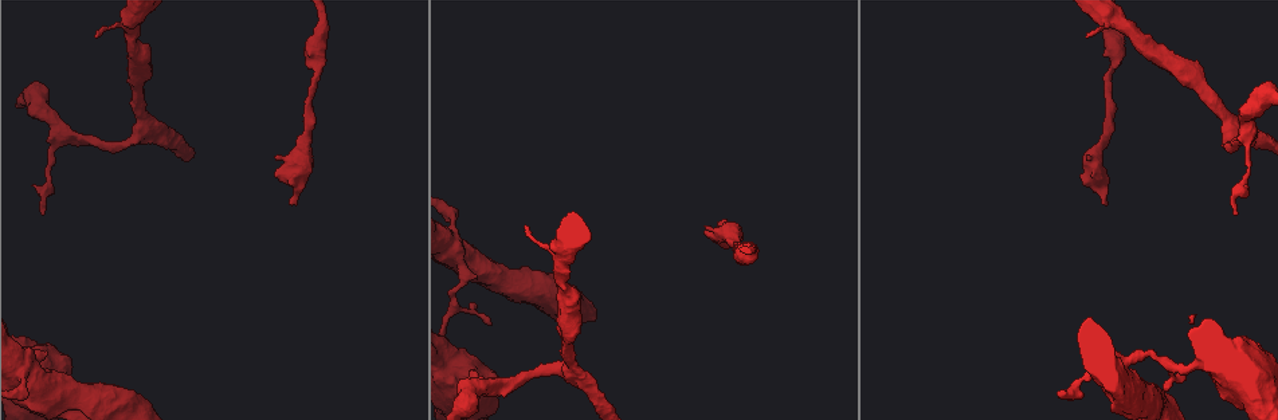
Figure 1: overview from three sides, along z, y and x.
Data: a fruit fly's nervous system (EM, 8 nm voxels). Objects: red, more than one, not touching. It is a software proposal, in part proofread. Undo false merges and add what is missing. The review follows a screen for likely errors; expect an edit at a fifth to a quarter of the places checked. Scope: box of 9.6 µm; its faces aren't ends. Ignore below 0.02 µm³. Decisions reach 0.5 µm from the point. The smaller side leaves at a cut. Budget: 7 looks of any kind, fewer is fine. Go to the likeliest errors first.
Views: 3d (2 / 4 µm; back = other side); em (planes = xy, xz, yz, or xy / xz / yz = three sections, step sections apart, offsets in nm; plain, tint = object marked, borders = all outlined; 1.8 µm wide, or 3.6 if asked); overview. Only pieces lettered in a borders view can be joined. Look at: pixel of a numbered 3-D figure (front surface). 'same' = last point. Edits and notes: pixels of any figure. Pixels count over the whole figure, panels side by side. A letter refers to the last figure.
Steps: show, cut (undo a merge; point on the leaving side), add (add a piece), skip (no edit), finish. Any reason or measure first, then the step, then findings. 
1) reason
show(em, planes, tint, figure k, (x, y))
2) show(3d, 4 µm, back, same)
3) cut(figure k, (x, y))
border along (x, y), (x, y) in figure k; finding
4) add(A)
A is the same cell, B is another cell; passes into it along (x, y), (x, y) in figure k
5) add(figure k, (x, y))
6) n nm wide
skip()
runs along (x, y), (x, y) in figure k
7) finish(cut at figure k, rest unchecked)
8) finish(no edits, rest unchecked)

free end
show(3d, 4 µm, figure 1, (291, 201))

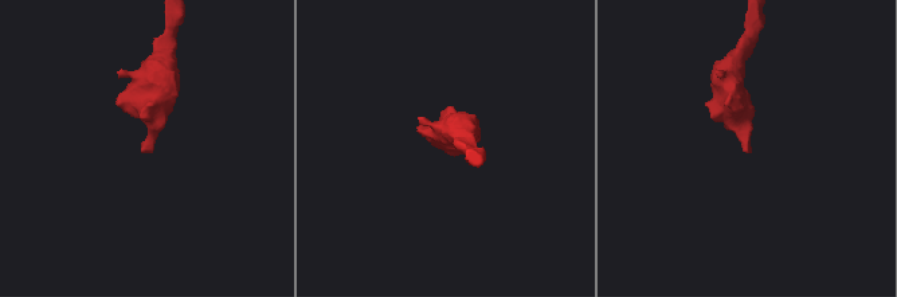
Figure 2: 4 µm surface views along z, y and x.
now the EM
show(em, xy, step 16, tint, figure 2, (745, 152))

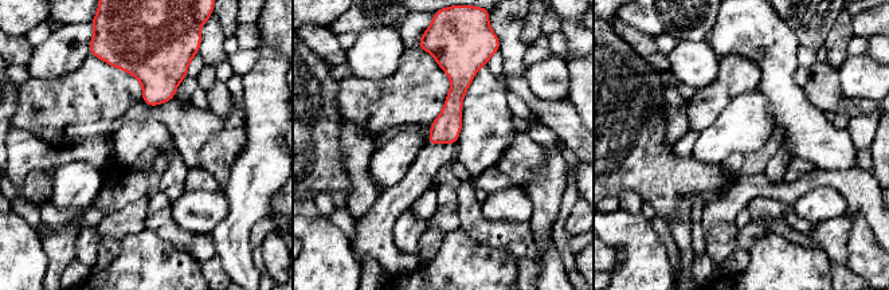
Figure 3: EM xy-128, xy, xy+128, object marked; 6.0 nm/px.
another direction
show(em, planes, borders, same)

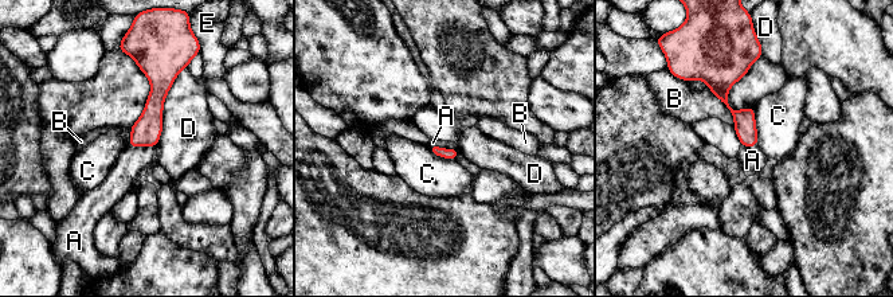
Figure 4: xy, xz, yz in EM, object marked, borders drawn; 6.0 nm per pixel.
add(A)
A is the same cell, B, C, D and E are other cells; passes into it along (451, 153), (442, 148), (433, 143) in figure 4; the neuron continues

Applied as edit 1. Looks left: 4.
show(overview)

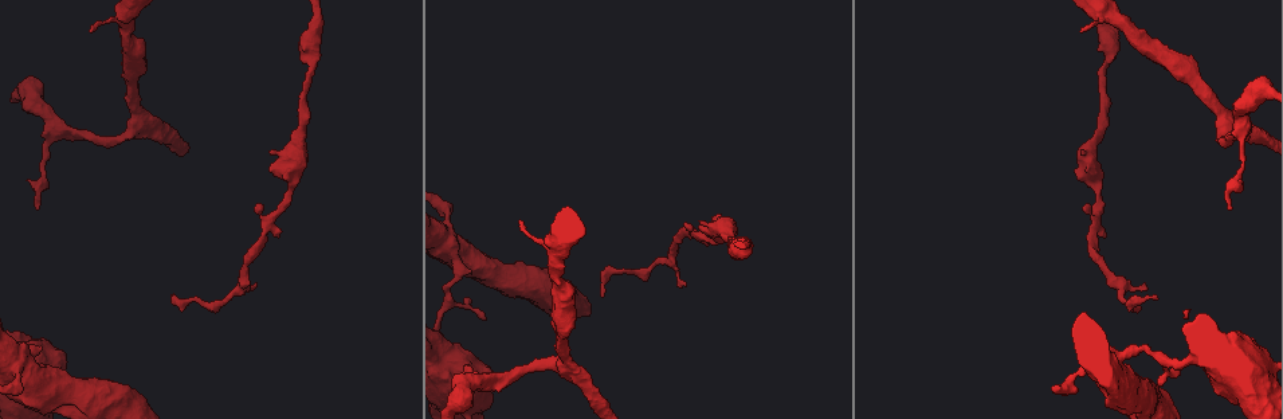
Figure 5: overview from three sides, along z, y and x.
thin end
show(em, 3.6 µm, yz, step 8, borders, figure 5, (36, 207))

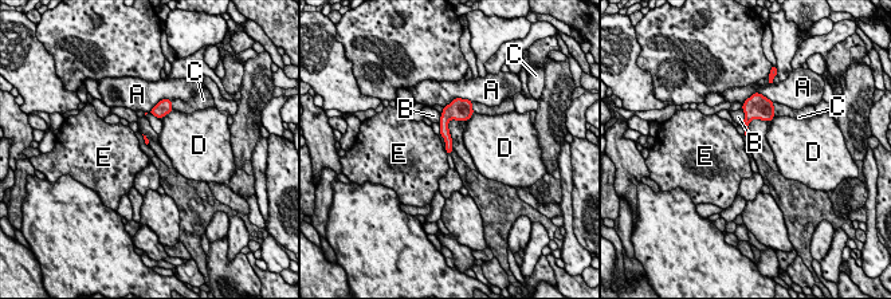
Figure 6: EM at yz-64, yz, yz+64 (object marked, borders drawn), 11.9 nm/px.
skip()
A, B, C, D and E are other cells; border along (444, 149), (448, 154) in figure 6; no lettered piece goes on from it

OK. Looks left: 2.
calibre changes
show(em, planes, borders, figure 5, (131, 13))

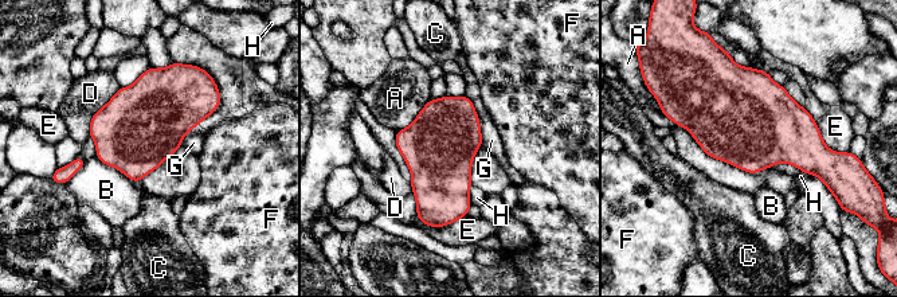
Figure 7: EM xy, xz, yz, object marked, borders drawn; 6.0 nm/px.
skip()
A, B, C, D, E, F, G and H are other cells; border along (96, 156), (138, 183) in figure 7; continuous, no second neuron

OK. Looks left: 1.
finish(add at figure 4, rest unchecked)

